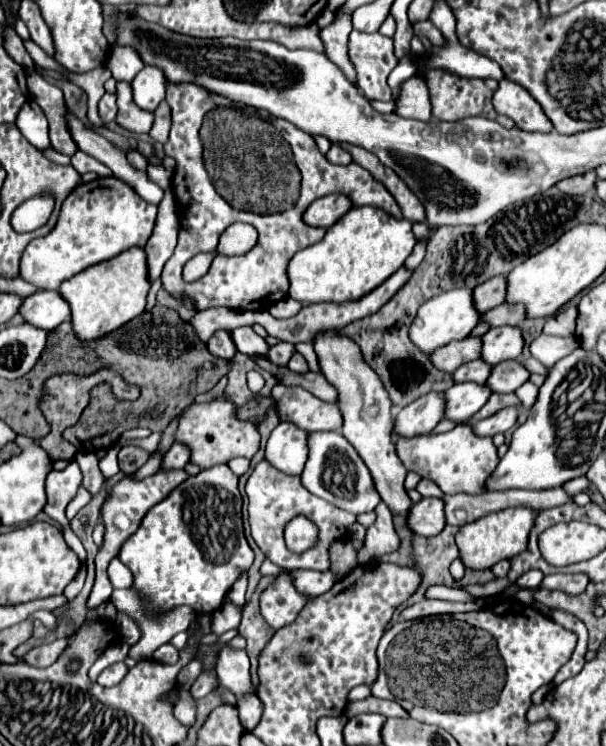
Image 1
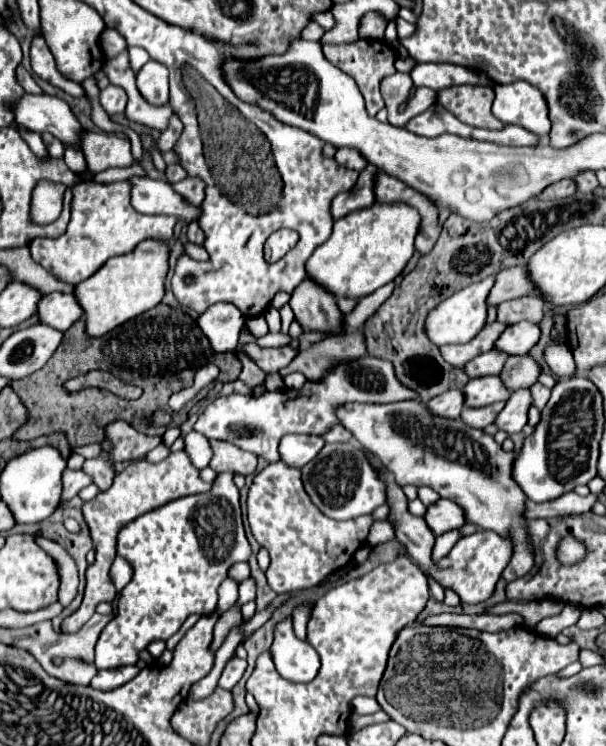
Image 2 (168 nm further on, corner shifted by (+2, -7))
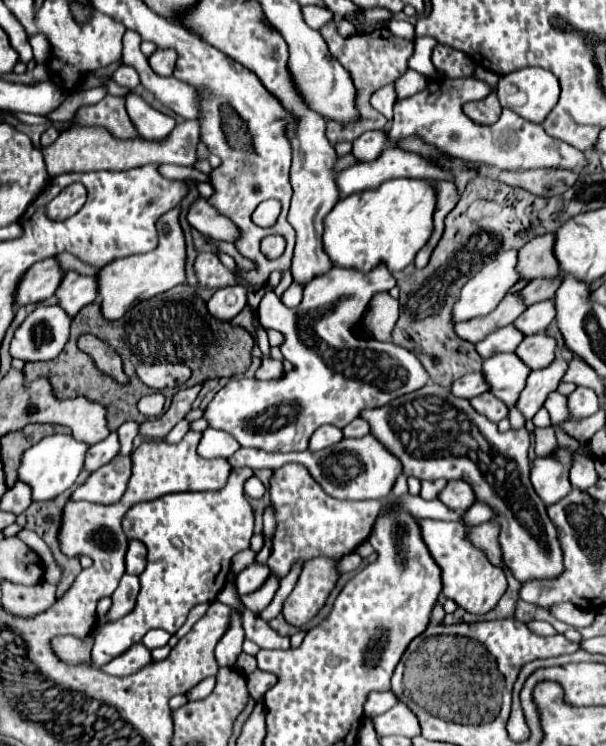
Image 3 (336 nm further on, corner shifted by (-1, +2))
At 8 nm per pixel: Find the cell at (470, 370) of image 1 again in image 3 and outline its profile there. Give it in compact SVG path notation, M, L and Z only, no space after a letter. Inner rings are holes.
M506 325L494 333L490 333L486 339L482 339L476 349L482 355L482 359L492 357L494 353L506 353L506 351L516 351L516 347L522 343L524 333L516 329L514 325Z

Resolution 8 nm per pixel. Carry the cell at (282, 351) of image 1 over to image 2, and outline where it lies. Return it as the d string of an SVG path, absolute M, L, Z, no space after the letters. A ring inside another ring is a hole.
M279 372L267 374L267 376L265 376L265 386L267 386L267 390L269 390L269 392L277 392L277 390L285 388L283 378L281 378L281 374L279 374Z

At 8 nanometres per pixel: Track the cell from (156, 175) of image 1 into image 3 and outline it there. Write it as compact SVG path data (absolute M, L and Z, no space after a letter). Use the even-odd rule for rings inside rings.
M130 93L126 97L126 109L128 109L128 115L134 123L134 127L138 129L138 133L142 137L162 137L162 135L168 135L176 121L160 111L156 111L154 107L150 107L140 95L136 93Z

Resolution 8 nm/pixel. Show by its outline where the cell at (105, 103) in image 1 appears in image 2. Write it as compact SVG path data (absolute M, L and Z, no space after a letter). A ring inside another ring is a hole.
M107 86L105 90L101 90L101 106L109 116L121 114L125 110L125 104L127 94L123 94L123 90L119 90L117 86Z

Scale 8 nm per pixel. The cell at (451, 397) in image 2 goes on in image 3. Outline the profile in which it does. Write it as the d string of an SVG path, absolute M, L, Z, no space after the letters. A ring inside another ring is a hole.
M468 373L468 375L460 377L458 381L454 381L454 385L452 385L452 393L456 397L464 397L464 399L478 397L486 391L490 391L490 385L482 373Z

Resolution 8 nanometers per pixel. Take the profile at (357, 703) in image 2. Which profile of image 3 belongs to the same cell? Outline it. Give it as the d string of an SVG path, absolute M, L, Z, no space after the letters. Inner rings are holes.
M384 691L384 693L370 693L366 705L364 705L364 711L366 711L366 717L378 717L382 713L386 713L388 709L392 709L394 705L398 703L398 697L392 693L392 691Z

